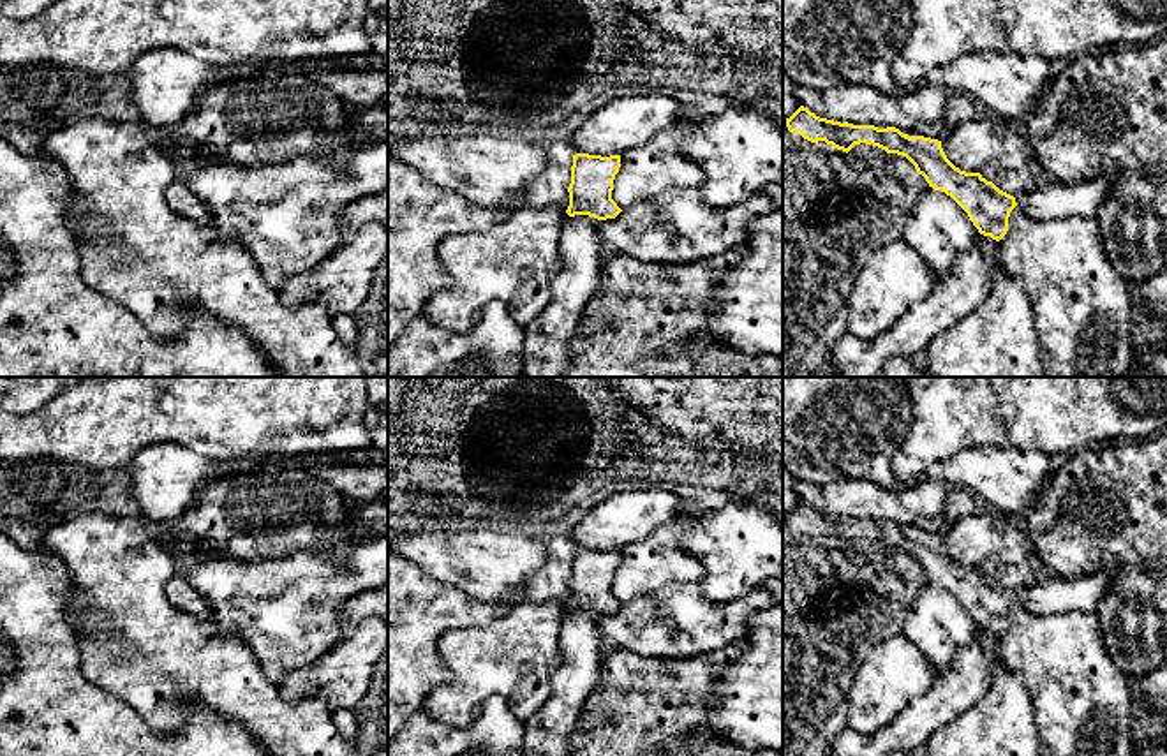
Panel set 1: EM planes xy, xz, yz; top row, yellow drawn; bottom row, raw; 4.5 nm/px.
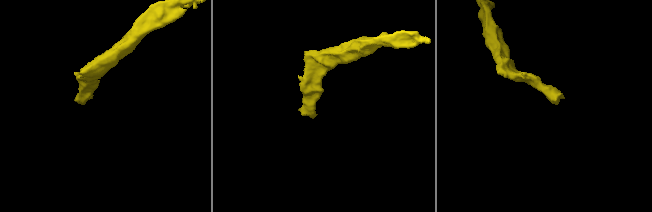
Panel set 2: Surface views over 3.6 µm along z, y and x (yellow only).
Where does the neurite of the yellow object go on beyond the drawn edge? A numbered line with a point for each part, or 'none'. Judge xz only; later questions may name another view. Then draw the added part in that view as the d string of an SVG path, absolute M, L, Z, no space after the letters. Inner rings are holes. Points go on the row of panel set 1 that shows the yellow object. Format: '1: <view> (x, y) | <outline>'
1: xz (545, 353) | M568 217L559 241L561 270L550 278L550 301L525 326L522 377L562 377L569 367L569 349L580 315L598 289L605 263L598 219Z

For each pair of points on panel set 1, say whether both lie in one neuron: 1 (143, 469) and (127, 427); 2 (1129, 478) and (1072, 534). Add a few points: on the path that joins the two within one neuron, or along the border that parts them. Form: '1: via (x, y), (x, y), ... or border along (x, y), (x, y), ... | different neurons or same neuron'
1: border along (178, 443), (148, 443), (129, 467) | different neurons
2: via (1114, 492), (1086, 520) | same neuron

